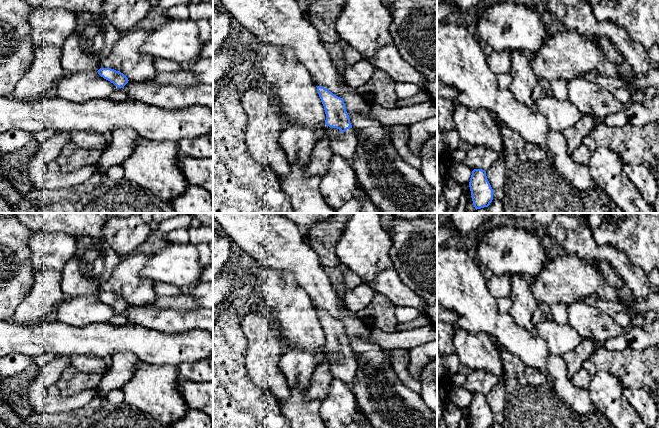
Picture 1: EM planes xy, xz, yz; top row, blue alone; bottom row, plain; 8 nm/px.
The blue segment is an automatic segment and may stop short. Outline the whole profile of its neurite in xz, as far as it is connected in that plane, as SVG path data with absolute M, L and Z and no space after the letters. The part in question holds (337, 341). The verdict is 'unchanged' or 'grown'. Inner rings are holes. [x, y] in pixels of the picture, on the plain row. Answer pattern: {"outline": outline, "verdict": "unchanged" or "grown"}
{"outline": "M322 310L316 311L325 333L326 350L340 354L340 358L332 367L332 375L353 390L357 363L344 324Z", "verdict": "grown"}

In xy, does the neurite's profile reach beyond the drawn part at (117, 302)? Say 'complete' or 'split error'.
complete

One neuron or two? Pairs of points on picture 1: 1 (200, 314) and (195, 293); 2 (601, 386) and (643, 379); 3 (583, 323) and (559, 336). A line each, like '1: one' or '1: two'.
1: two
2: two
3: two

